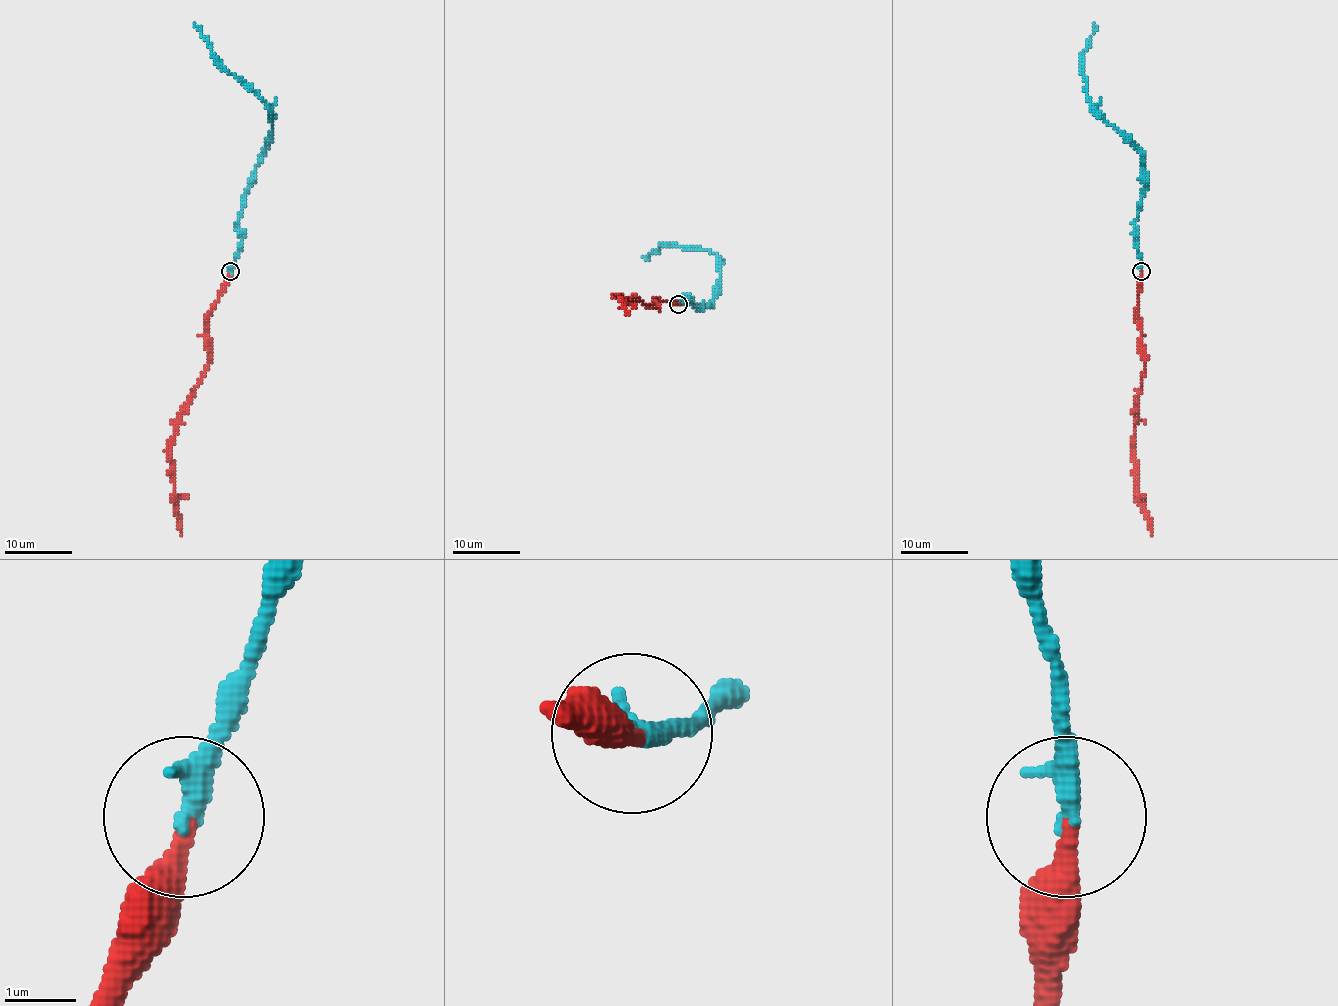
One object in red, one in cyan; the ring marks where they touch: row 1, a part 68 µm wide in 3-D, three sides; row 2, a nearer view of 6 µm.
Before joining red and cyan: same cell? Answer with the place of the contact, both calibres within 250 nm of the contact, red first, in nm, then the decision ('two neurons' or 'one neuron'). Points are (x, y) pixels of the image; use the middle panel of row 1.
at (678, 304); 300 nm thick on the red side, 340 nm on the other; one neuron

